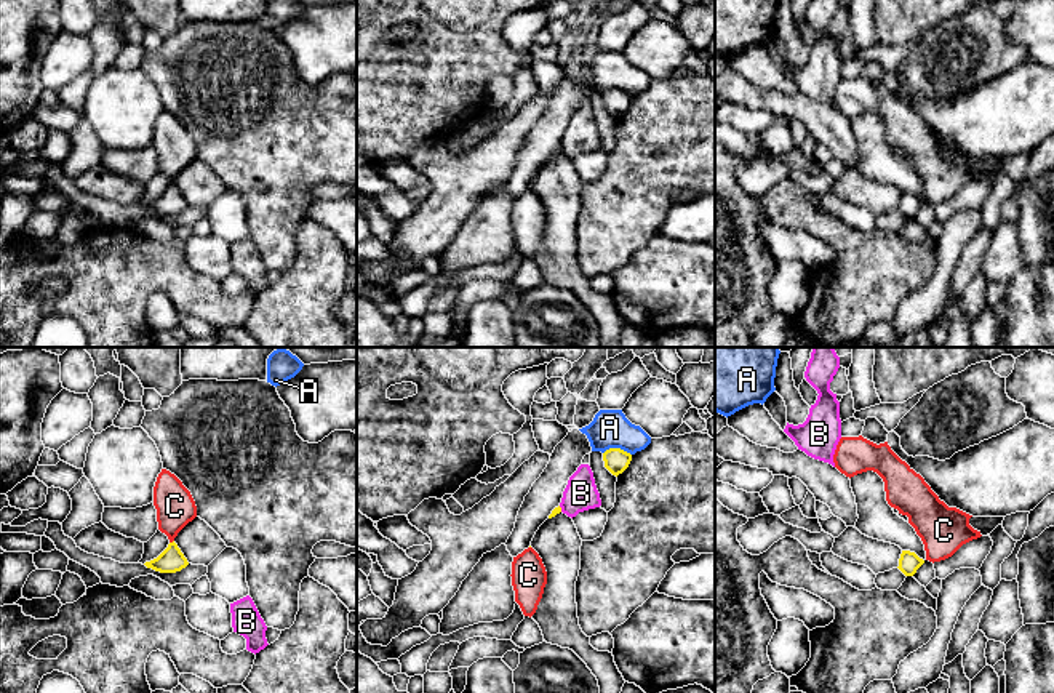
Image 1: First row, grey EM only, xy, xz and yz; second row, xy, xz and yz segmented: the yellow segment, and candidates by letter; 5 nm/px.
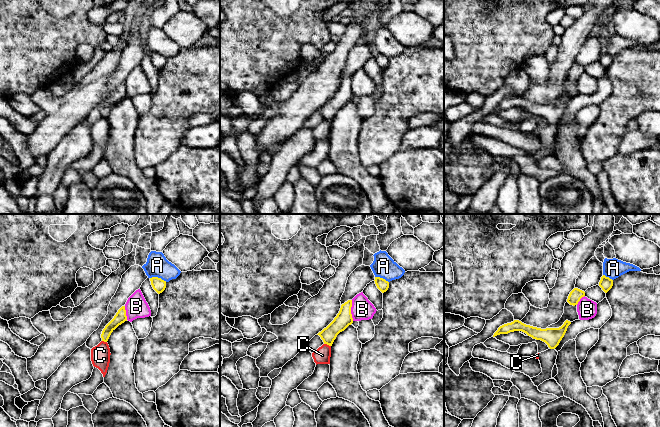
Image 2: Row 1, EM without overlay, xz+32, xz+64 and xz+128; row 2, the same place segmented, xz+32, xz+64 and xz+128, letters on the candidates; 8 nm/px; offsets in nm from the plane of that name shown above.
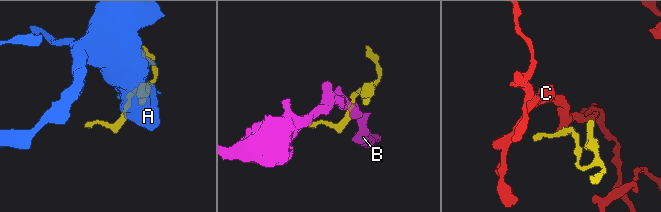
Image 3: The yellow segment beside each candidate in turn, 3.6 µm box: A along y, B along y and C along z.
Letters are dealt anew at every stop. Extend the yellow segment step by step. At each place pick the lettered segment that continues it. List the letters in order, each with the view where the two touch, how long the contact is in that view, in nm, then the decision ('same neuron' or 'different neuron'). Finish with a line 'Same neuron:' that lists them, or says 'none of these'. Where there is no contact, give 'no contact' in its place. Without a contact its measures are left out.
A: xz | 140 nm | different neuron
B: xz | 40 nm | different neuron
C: xy | 30 nm | different neuron
Same neuron: none of these

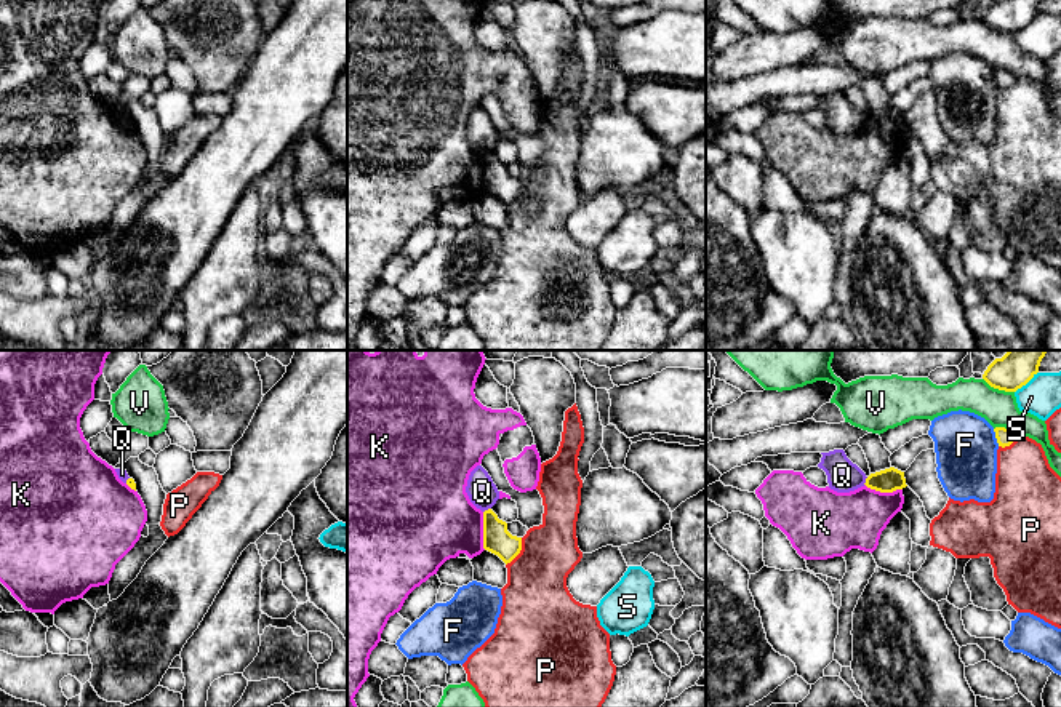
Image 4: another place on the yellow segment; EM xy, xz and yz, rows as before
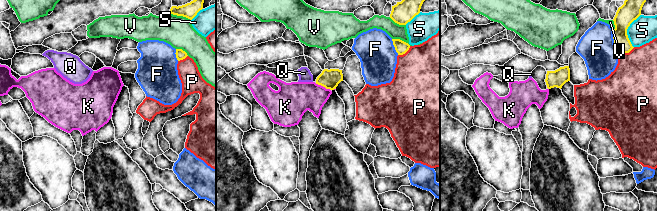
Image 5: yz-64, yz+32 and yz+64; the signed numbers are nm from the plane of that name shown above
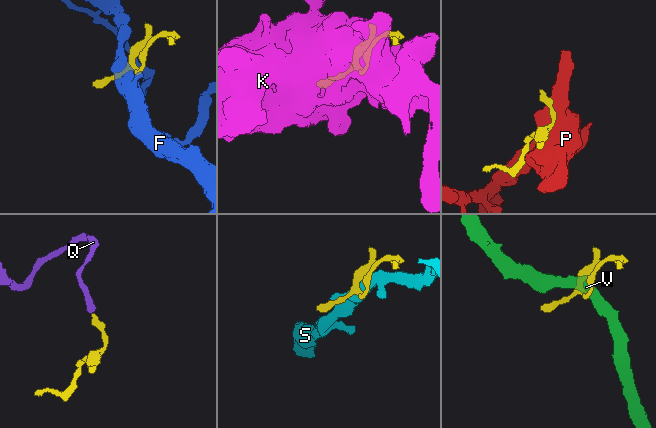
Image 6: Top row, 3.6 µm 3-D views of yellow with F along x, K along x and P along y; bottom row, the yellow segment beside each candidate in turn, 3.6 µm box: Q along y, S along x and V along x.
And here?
F: yz | 90 nm | different neuron
K: xz | 190 nm | different neuron
P: xz | 170 nm | different neuron
Q: xz | 50 nm | different neuron
S: yz | 160 nm | different neuron
V: yz | 180 nm | different neuron
Same neuron: none of these

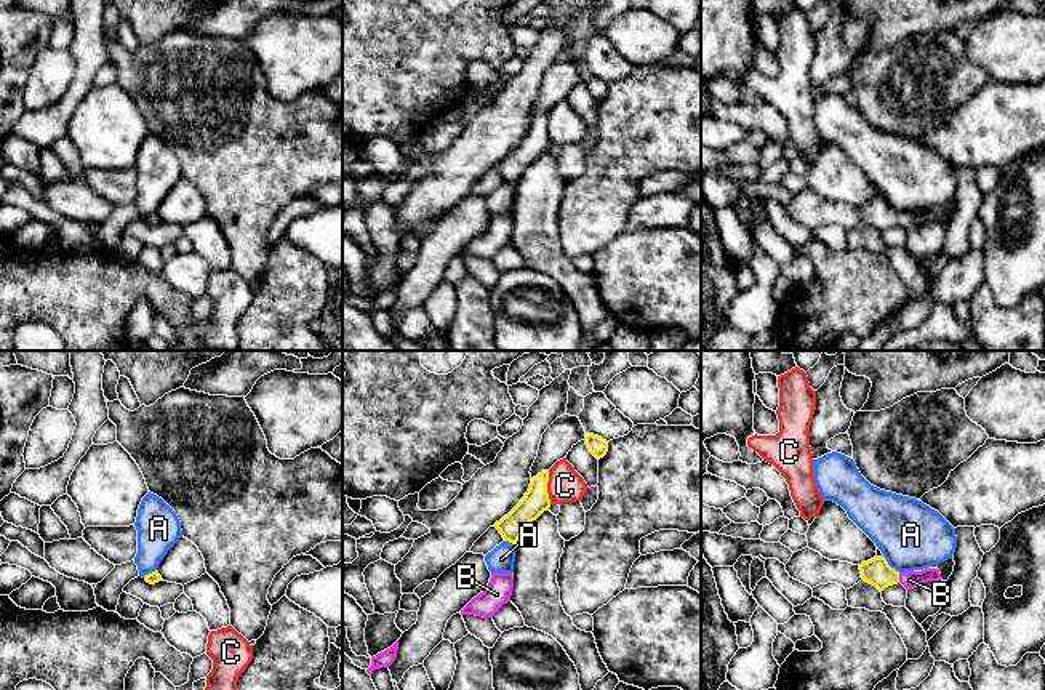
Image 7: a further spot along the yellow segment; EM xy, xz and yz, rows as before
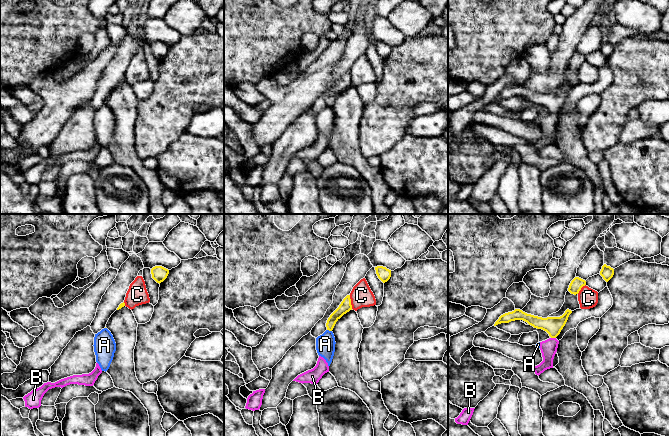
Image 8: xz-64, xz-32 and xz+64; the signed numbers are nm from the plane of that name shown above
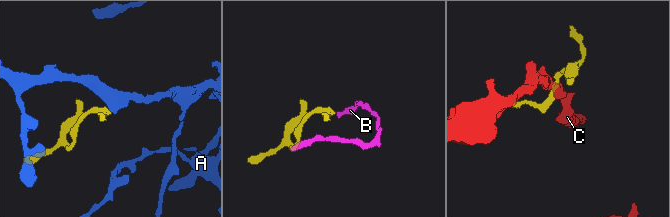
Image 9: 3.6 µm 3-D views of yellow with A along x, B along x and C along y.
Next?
A: yz | 120 nm | different neuron
B: yz | 50 nm | same neuron
C: xz | 170 nm | different neuron
Same neuron: B

